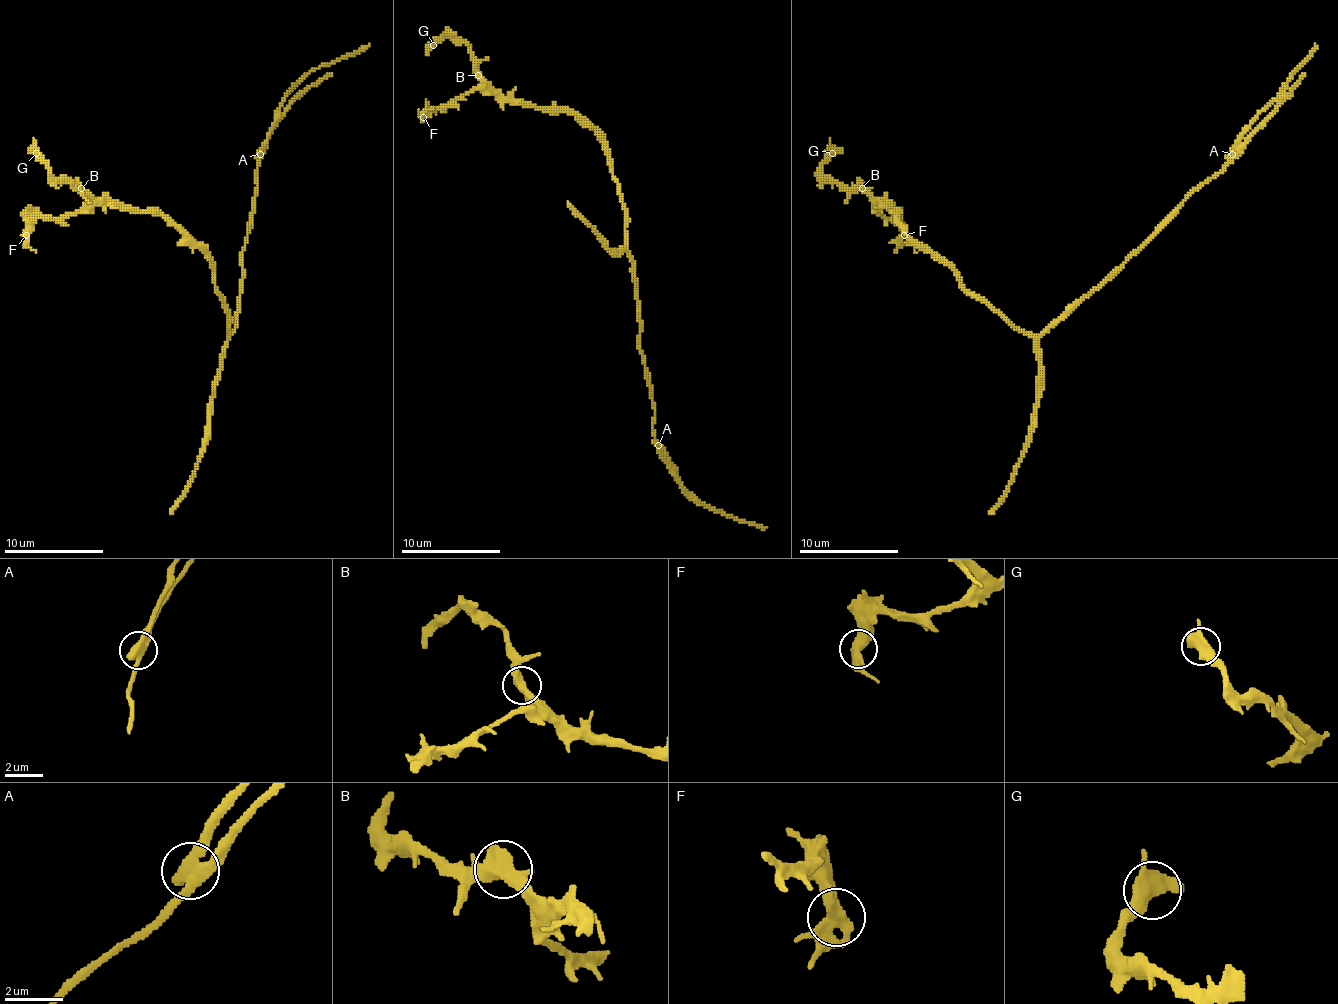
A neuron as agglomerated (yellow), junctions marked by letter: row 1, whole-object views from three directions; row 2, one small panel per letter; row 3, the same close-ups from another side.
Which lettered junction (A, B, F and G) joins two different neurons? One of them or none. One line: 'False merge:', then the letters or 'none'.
False merge: A

